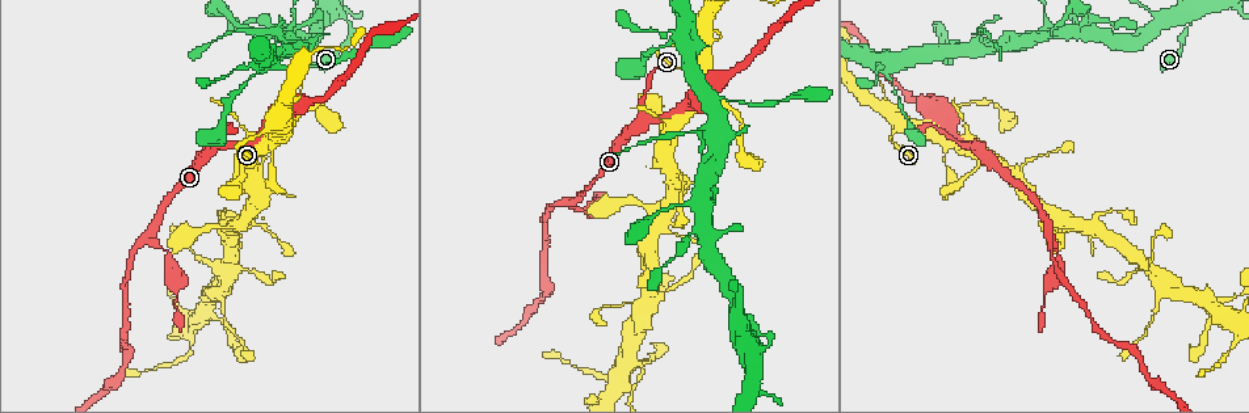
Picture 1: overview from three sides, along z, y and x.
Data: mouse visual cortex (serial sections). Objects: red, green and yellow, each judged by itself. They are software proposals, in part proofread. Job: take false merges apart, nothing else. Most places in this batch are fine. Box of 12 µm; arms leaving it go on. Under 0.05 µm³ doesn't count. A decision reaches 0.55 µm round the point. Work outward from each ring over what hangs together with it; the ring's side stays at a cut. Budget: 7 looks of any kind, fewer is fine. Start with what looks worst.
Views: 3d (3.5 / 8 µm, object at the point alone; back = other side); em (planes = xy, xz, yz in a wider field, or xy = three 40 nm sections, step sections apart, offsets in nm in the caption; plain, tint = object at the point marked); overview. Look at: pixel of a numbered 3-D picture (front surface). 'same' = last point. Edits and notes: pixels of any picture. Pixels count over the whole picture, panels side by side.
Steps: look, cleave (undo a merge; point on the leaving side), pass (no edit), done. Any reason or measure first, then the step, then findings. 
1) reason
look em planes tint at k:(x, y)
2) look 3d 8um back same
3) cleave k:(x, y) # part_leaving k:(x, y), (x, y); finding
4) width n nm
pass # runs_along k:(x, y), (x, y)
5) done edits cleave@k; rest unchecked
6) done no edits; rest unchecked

two arms in line, one across
look 3d 3.5um at 1:(704, 230)

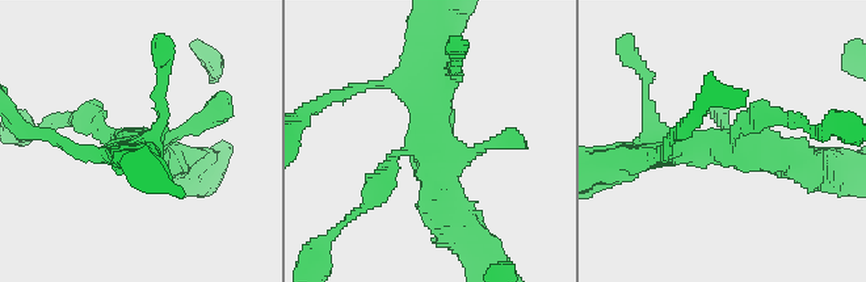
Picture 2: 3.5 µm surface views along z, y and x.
need the tissue
look em xy step 3 tint at 2:(434, 148)

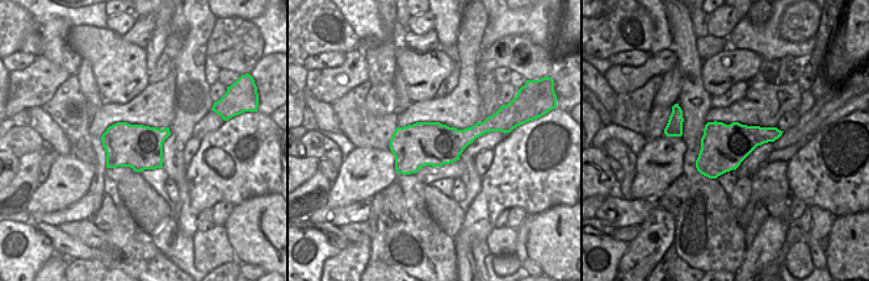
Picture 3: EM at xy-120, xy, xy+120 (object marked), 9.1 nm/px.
another direction
look em xy step 5 tint same

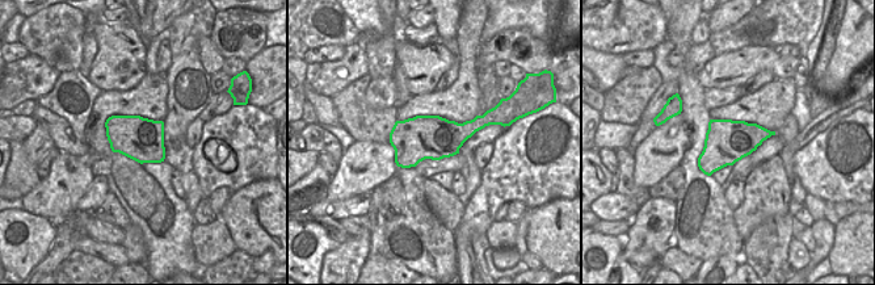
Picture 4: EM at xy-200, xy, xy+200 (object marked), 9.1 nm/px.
pass # runs_along 2:(452, 226), (436, 175), (436, 60); all the same cell

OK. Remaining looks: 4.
thin neck
look 3d 3.5um at 1:(271, 33)

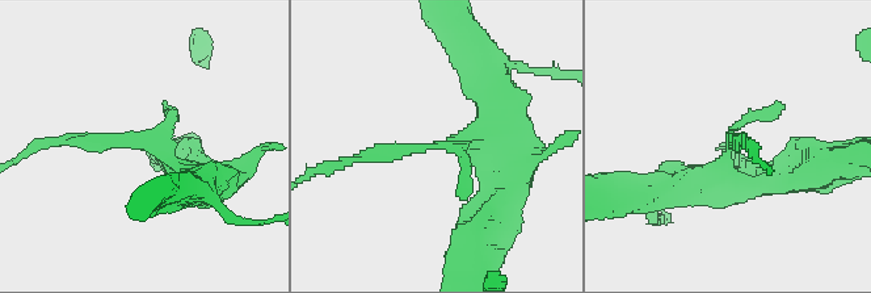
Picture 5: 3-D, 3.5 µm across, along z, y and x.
now the EM
look em xy step 5 tint at 5:(142, 146)

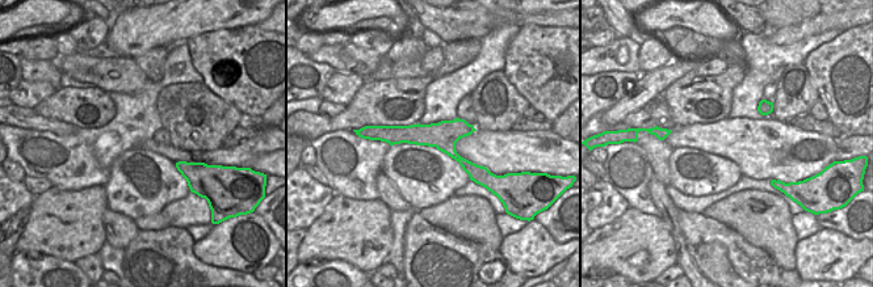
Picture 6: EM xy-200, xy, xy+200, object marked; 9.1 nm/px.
pass # runs_along 6:(377, 135), (435, 135), (482, 172); all the same cell

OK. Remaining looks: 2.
narrows sharply
look 3d 8um at 1:(741, 100)

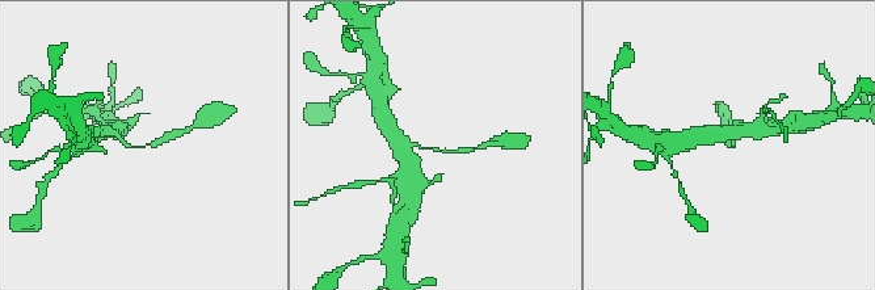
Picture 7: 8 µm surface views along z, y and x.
arm_widths 150, 300 nm
look em xy step 5 tint at 7:(732, 143)

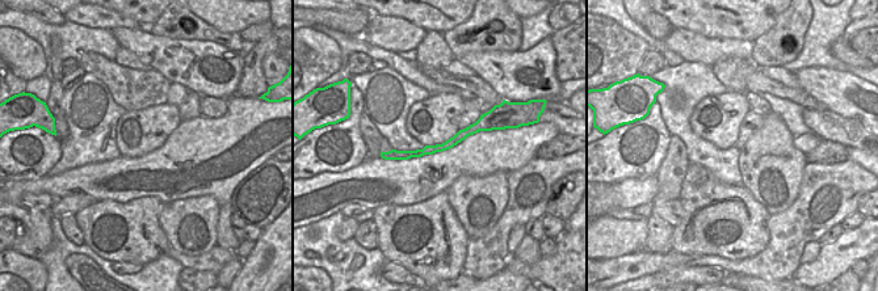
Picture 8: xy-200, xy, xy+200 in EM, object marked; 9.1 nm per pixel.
width 100 nm
pass # runs_along 8:(492, 125), (442, 147), (385, 155); continuous, no second cell

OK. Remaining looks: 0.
done no edits; rest unchecked

